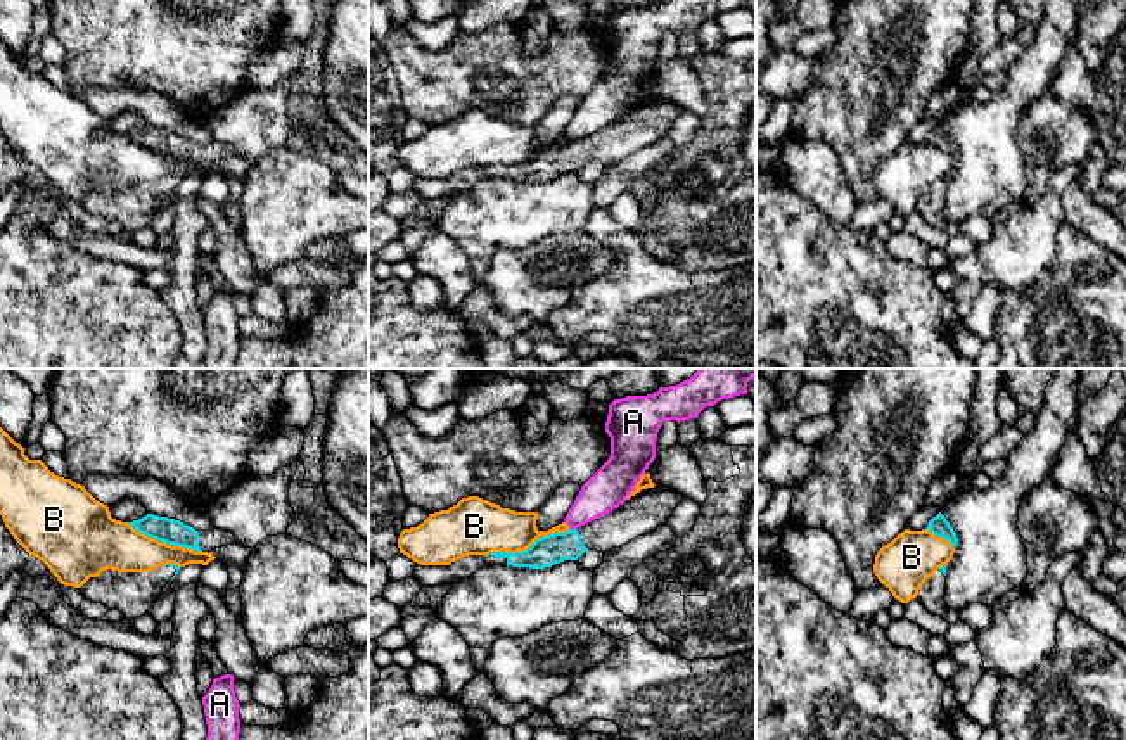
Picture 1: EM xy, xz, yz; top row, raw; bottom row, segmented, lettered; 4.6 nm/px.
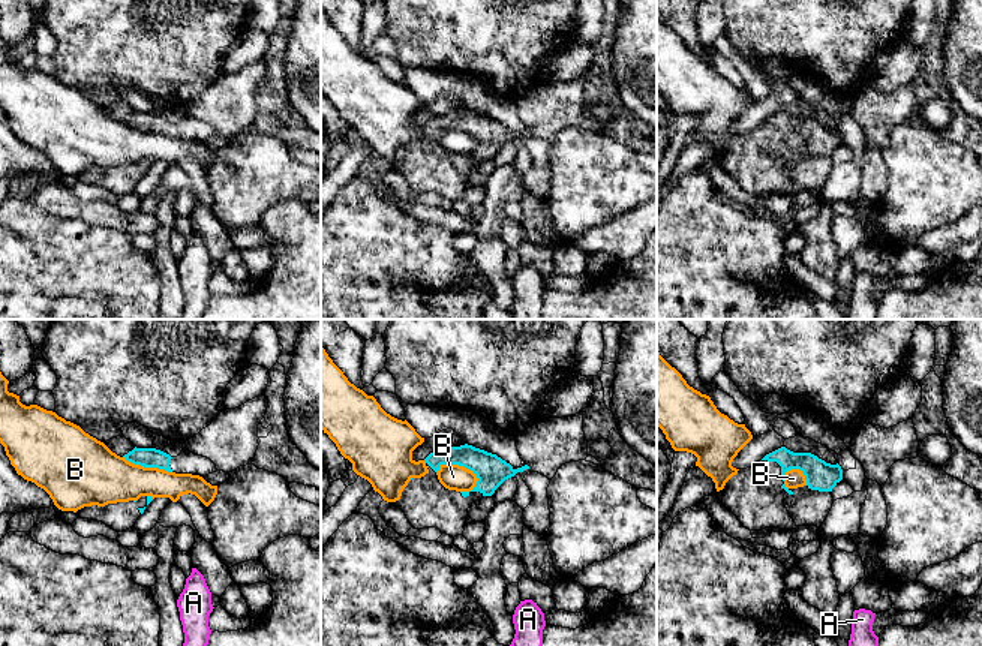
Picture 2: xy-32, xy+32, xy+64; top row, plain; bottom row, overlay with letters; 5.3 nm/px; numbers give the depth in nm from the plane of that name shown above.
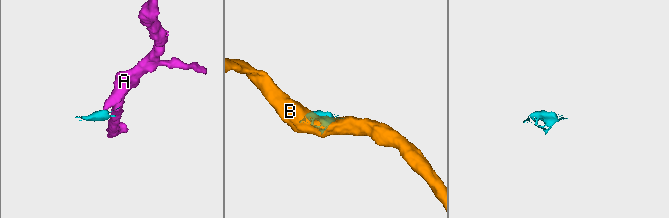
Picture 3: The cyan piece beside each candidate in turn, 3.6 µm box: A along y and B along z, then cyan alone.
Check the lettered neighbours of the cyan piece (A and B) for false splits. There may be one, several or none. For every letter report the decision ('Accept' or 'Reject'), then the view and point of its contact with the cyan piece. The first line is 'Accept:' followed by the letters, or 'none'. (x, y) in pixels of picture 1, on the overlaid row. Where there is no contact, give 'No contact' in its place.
Accept: none
A: Reject. Touches cyan at xz (573, 529)
B: Reject. Touches cyan at xz (528, 548)

